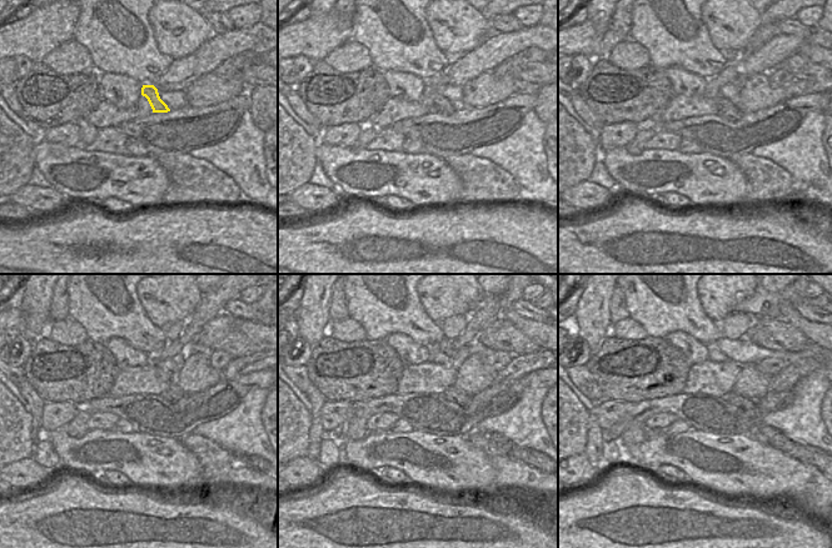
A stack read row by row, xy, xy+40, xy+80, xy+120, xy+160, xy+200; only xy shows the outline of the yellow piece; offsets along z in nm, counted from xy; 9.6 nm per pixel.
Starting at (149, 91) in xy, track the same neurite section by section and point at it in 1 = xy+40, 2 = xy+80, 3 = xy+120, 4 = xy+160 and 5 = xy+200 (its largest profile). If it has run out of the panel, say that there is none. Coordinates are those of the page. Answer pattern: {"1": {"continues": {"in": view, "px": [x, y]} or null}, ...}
{"1": {"continues": {"in": "xy+40", "px": [441, 105]}}, "2": {"continues": {"in": "xy+80", "px": [726, 109]}}, "3": {"continues": {"in": "xy+120", "px": [173, 393]}}, "4": {"continues": {"in": "xy+160", "px": [454, 395]}}, "5": {"continues": {"in": "xy+200", "px": [741, 403]}}}

